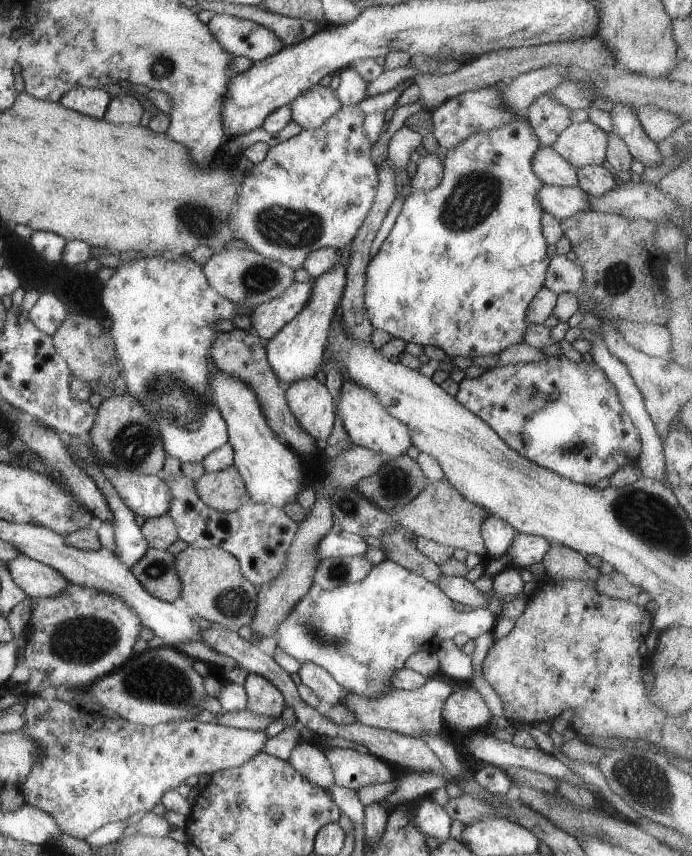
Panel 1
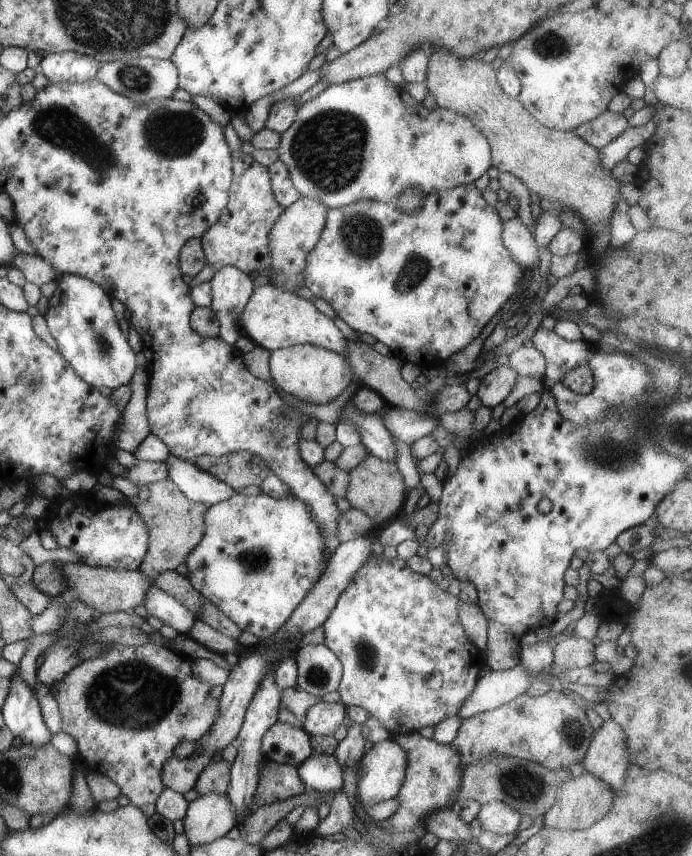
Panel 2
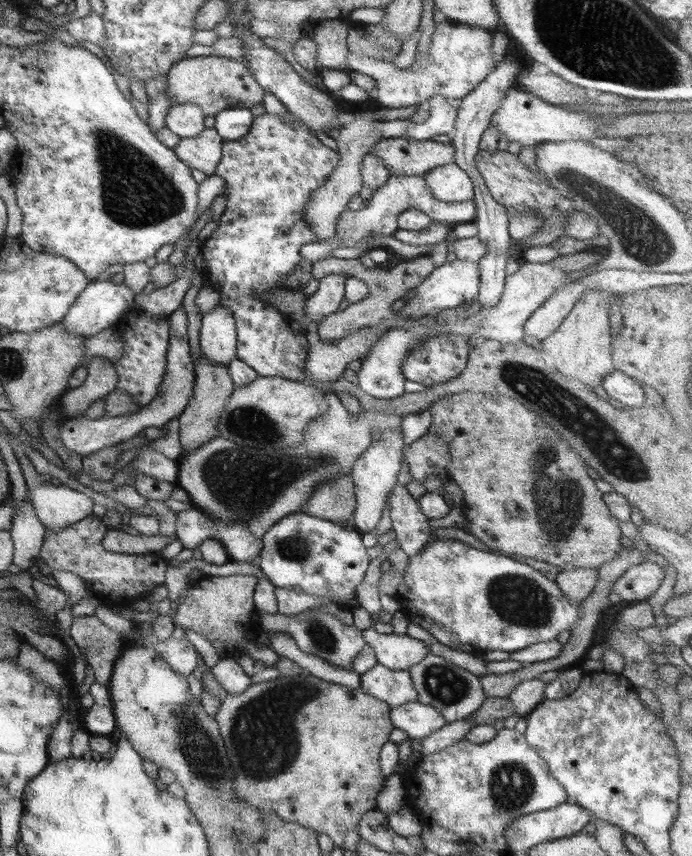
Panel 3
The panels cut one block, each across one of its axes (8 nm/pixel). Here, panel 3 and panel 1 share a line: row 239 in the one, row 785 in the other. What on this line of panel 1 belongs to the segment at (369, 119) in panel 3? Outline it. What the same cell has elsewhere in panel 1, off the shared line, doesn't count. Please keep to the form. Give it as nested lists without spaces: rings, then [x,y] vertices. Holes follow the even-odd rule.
[[[298,743],[291,751],[288,762],[294,771],[315,786],[328,789],[335,784],[332,766],[323,751],[315,745]]]

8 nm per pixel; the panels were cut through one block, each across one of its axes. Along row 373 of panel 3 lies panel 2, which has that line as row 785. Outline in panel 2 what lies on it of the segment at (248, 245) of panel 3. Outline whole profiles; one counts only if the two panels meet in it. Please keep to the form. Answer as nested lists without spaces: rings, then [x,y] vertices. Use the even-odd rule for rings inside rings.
[[[268,761],[266,768],[260,774],[254,802],[258,808],[264,804],[300,796],[306,792],[306,789],[306,785],[300,780],[297,767]]]

